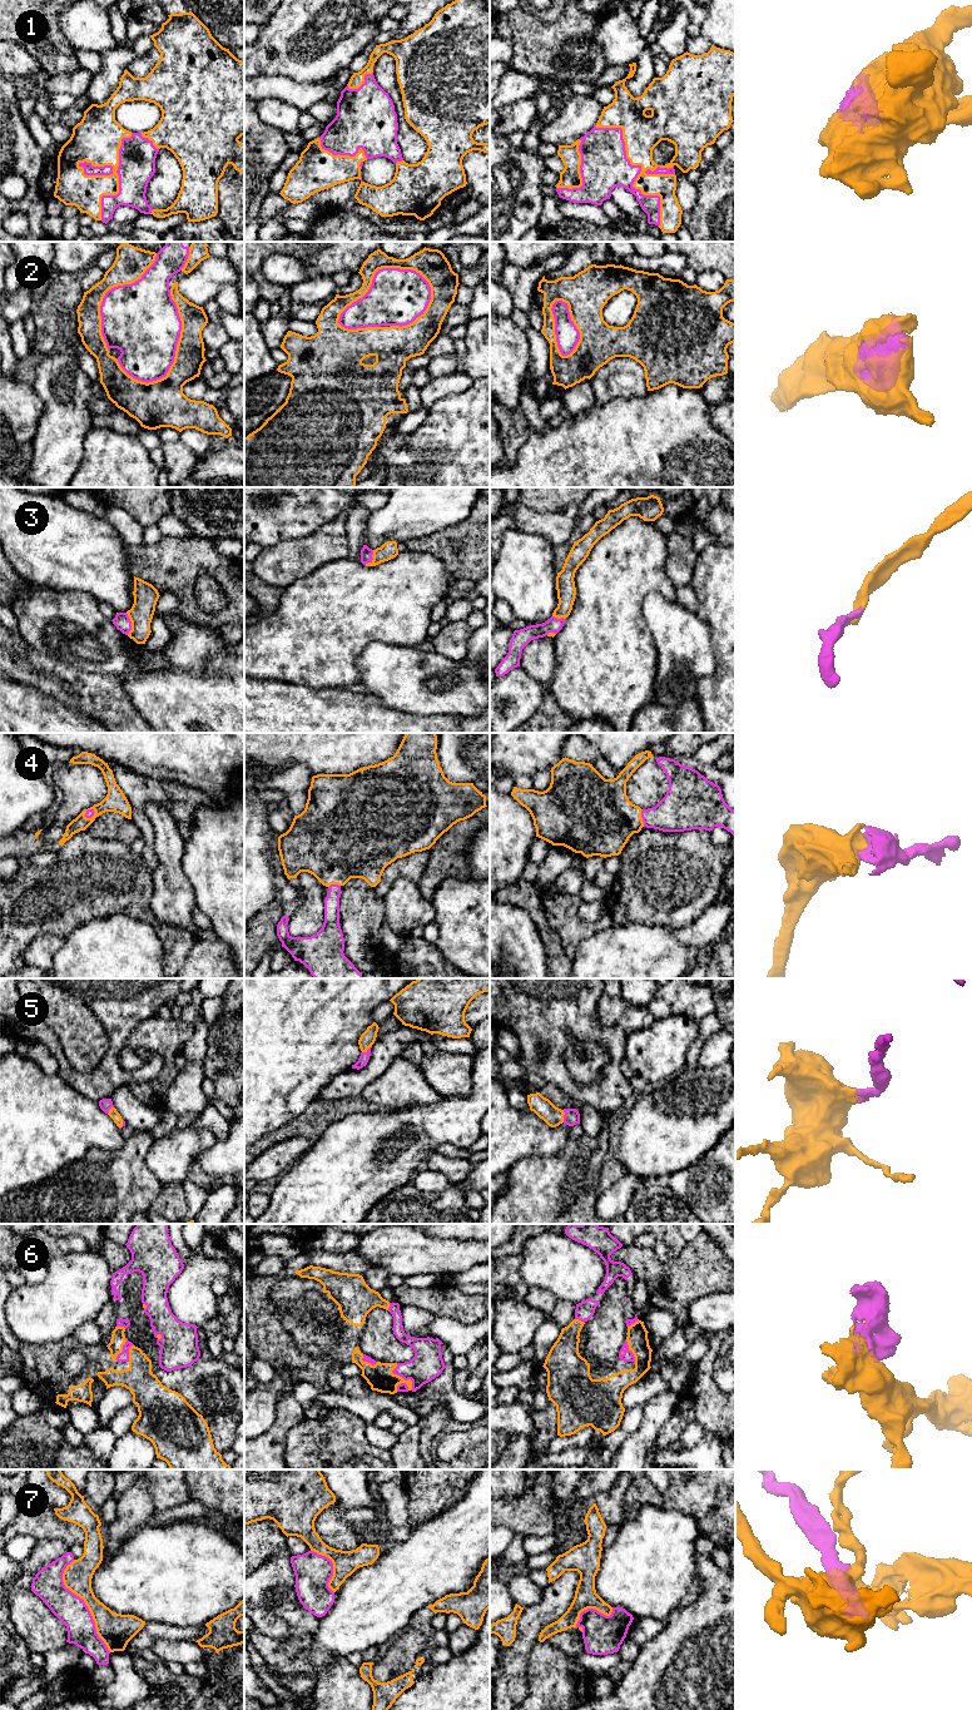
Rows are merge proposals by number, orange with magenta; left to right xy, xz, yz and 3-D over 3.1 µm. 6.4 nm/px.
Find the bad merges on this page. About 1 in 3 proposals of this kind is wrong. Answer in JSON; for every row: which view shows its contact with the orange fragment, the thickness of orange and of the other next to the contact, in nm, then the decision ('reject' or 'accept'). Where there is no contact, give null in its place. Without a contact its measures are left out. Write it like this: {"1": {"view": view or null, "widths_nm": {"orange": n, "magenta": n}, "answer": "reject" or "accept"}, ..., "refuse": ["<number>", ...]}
{"1": {"view": "yz", "widths_nm": {"orange": 240, "magenta": 300}, "answer": "accept"}, "2": {"view": "xz", "widths_nm": {"orange": 120, "magenta": 360}, "answer": "reject"}, "3": {"view": "xy", "widths_nm": {"orange": 160, "magenta": 100}, "answer": "accept"}, "4": {"view": "yz", "widths_nm": {"orange": 420, "magenta": 260}, "answer": "accept"}, "5": {"view": "yz", "widths_nm": {"orange": 120, "magenta": 100}, "answer": "accept"}, "6": {"view": "xz", "widths_nm": {"orange": 170, "magenta": 200}, "answer": "accept"}, "7": {"view": "xy", "widths_nm": {"orange": 220, "magenta": 190}, "answer": "reject"}, "refuse": ["2", "7"]}

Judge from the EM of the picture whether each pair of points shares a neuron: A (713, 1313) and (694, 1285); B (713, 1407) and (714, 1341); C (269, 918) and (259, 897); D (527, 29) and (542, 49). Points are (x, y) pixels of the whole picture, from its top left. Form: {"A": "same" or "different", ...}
{"A": "different", "B": "same", "C": "different", "D": "same"}

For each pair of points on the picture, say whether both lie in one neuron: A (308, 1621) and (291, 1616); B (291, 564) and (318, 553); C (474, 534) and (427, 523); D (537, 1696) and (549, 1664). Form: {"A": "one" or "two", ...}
{"A": "one", "B": "one", "C": "two", "D": "one"}

